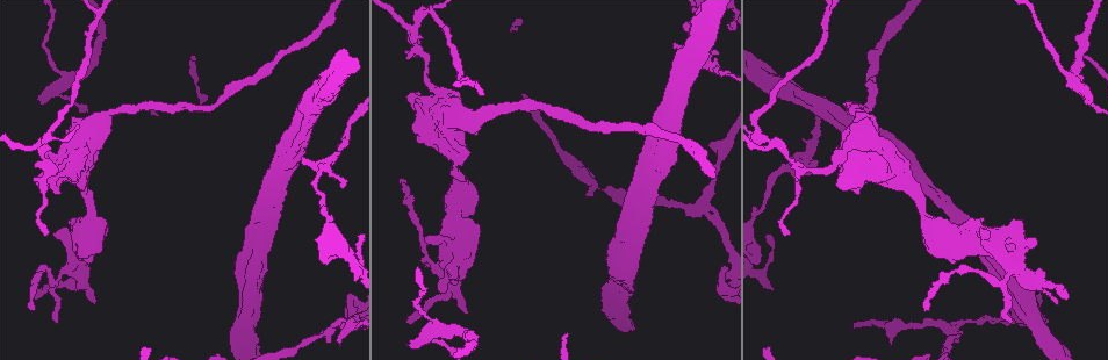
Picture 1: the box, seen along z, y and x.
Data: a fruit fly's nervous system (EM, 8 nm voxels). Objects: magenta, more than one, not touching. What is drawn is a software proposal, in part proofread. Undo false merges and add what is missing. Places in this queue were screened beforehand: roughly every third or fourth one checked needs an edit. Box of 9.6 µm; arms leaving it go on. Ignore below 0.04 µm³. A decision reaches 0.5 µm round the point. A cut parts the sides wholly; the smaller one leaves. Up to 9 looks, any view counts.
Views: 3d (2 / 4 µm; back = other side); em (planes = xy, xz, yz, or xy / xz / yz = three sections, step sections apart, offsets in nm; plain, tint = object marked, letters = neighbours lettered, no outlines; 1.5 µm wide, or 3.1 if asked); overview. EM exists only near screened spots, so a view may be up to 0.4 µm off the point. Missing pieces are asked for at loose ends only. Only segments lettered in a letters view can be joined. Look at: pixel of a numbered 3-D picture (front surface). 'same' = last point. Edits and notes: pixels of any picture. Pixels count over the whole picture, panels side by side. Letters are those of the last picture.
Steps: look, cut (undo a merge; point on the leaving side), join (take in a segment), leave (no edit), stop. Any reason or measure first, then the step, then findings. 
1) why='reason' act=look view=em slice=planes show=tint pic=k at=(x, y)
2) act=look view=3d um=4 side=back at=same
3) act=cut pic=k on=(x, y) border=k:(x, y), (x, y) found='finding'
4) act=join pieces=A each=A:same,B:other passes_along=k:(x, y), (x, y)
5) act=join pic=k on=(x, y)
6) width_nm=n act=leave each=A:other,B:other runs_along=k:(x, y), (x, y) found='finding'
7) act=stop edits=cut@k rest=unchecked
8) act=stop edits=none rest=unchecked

why='free end' act=look view=em slice=yz step=4 show=letters pic=1 at=(890, 342)

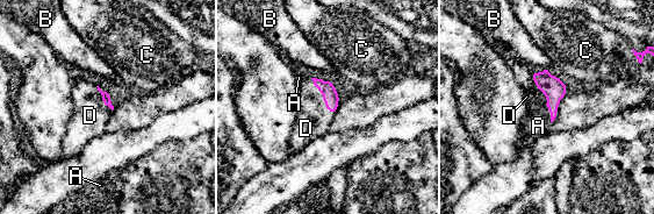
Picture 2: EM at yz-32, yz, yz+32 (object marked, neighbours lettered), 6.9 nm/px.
why='cut it another way' act=look view=em slice=planes show=letters at=same

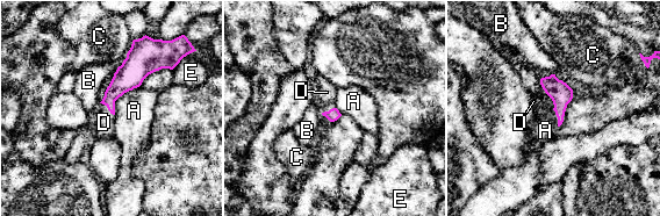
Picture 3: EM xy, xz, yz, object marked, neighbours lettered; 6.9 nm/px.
width_nm=90 act=join pieces=D each=A:other,B:other,C:other,D:same,E:other found='the neuron continues'

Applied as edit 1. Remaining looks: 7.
act=look view=overview

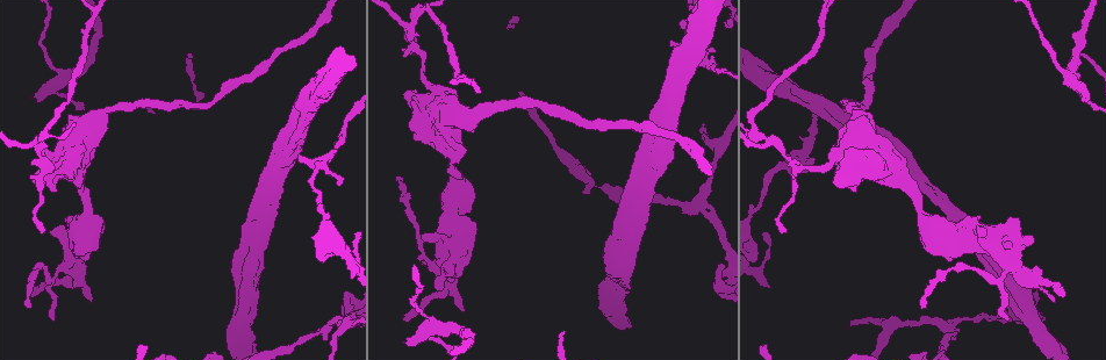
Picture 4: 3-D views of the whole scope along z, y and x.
why='calibre changes' act=look view=3d um=4 pic=4 at=(1012, 281)

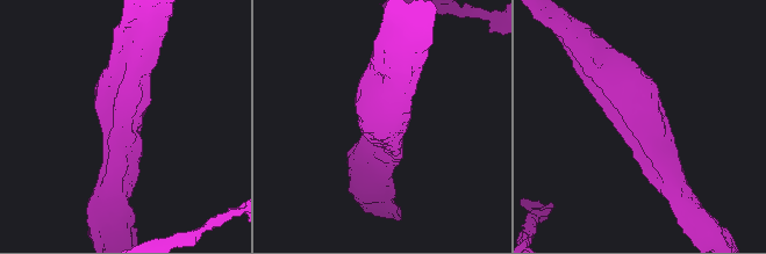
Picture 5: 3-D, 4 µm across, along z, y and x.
why='now the EM' act=look view=em slice=planes show=tint pic=5 at=(645, 124)

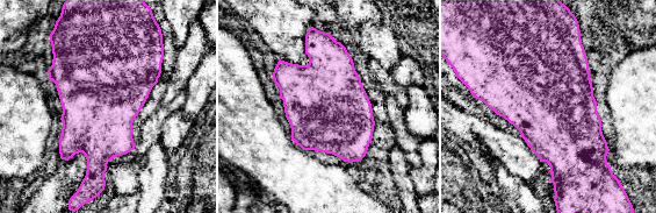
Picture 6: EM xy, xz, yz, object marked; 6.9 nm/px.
act=look view=em slice=planes show=letters at=same

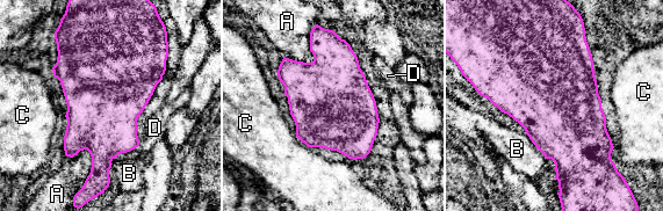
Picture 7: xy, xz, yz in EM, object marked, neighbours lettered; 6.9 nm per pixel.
act=leave each=A:other,B:other,C:other,D:other border=7:(311, 31), (311, 62), (283, 57) found='all the same neuron'

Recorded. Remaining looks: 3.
act=look view=3d um=4 pic=4 at=(921, 308)

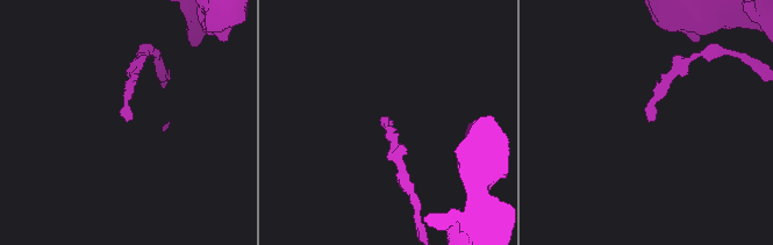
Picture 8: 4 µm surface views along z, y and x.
why='need the tissue' act=look view=em slice=planes show=plain pic=8 at=(125, 119)

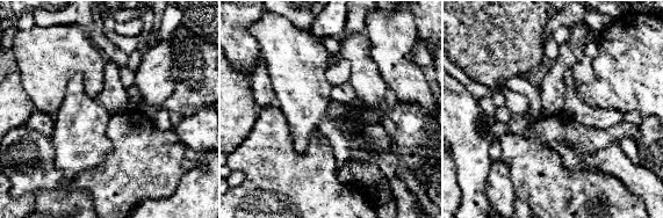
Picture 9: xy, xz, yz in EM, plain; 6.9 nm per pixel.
why='what lies round it' act=look view=em slice=planes show=letters at=same

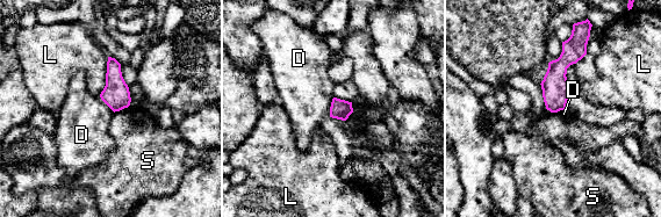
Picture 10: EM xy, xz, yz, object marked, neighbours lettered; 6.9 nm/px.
width_nm=140 act=leave each=D:other,L:other,S:other border=10:(333, 98), (329, 116) found='no lettered segment goes on from it'

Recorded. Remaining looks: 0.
act=stop edits=join@3 rest=unchecked

